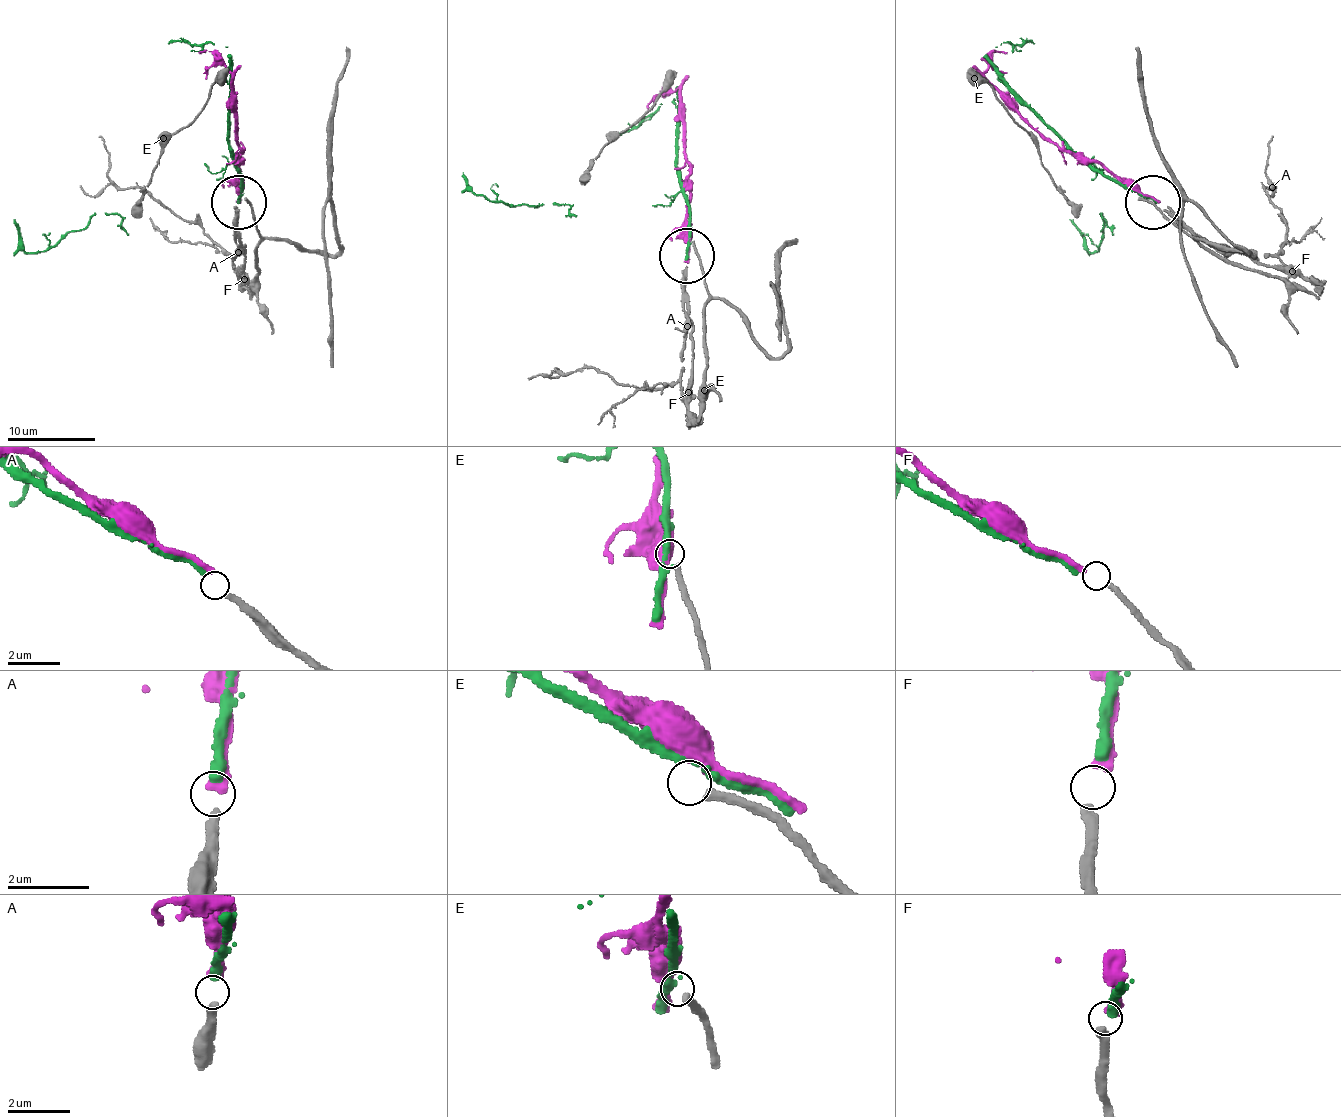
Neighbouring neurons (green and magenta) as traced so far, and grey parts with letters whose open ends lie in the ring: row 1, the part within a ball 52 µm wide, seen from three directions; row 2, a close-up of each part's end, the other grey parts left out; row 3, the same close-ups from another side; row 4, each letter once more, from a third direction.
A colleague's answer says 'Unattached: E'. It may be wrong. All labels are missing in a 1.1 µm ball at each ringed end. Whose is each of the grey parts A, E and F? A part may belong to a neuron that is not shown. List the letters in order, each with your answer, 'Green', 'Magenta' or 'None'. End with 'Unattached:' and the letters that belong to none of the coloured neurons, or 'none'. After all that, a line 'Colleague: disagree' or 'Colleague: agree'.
A: Green
E: None
F: Magenta
Unattached: E
Colleague: agree

